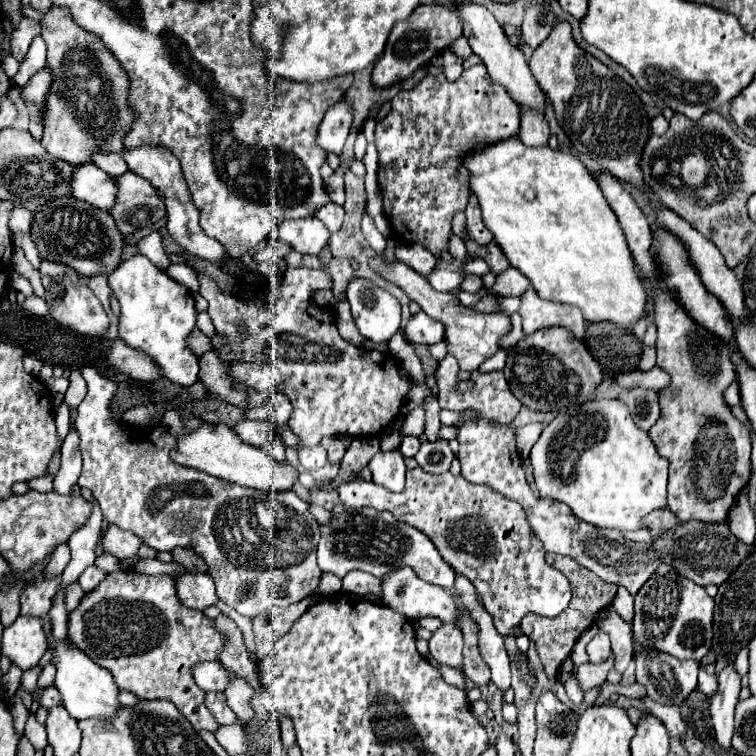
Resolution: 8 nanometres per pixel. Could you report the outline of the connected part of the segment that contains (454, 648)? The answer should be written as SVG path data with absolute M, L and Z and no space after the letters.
M441 626L433 638L429 640L431 656L445 666L451 666L459 672L463 672L461 660L463 660L463 636L453 626Z

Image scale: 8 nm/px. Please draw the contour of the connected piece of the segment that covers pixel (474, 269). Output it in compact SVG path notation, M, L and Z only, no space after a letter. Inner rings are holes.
M477 258L475 262L463 264L463 266L459 268L459 272L461 272L461 274L477 274L477 276L483 276L485 272L489 272L489 268L487 268L487 264L485 264L483 258Z

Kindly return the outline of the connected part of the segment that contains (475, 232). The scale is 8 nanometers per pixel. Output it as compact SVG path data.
M475 196L469 198L469 204L467 204L467 208L465 208L465 216L467 216L467 222L465 222L467 236L469 236L471 240L475 240L477 244L487 246L487 244L493 240L493 234L489 234L489 230L485 228L483 220L481 220L479 204L477 204L477 198L475 198Z

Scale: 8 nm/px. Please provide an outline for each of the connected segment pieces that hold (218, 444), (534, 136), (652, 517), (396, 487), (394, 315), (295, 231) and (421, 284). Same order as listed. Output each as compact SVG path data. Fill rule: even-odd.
M203 422L199 428L187 430L181 436L177 436L177 446L171 452L171 460L175 460L181 466L203 470L203 472L223 478L227 482L235 482L239 486L249 486L249 488L257 488L257 490L283 490L285 492L285 490L293 488L293 482L299 476L299 472L291 464L279 466L267 450L245 444L225 424Z
M521 106L521 130L519 138L527 146L545 146L549 138L549 122L545 114Z
M663 510L663 512L651 512L647 518L645 518L647 526L651 528L651 536L661 536L663 532L669 532L675 528L677 524L677 518L673 516L673 512L669 510Z
M399 450L377 452L371 458L369 468L373 472L373 482L377 482L377 484L381 484L393 492L401 492L401 488L405 484L407 466L405 466Z
M353 278L347 290L359 332L377 344L389 342L401 328L401 304L371 280Z
M315 216L301 220L285 220L279 228L279 240L289 244L299 254L317 256L329 244L329 230Z
M381 256L369 258L369 268L377 274L381 274L391 284L399 286L411 300L415 300L425 314L439 320L445 326L443 340L447 342L449 354L453 354L459 360L461 370L473 372L485 358L489 358L493 352L497 352L497 342L509 332L509 316L507 314L479 314L457 302L455 294L451 292L437 292L431 288L425 276L419 276L413 268L403 264L401 260L385 260Z

